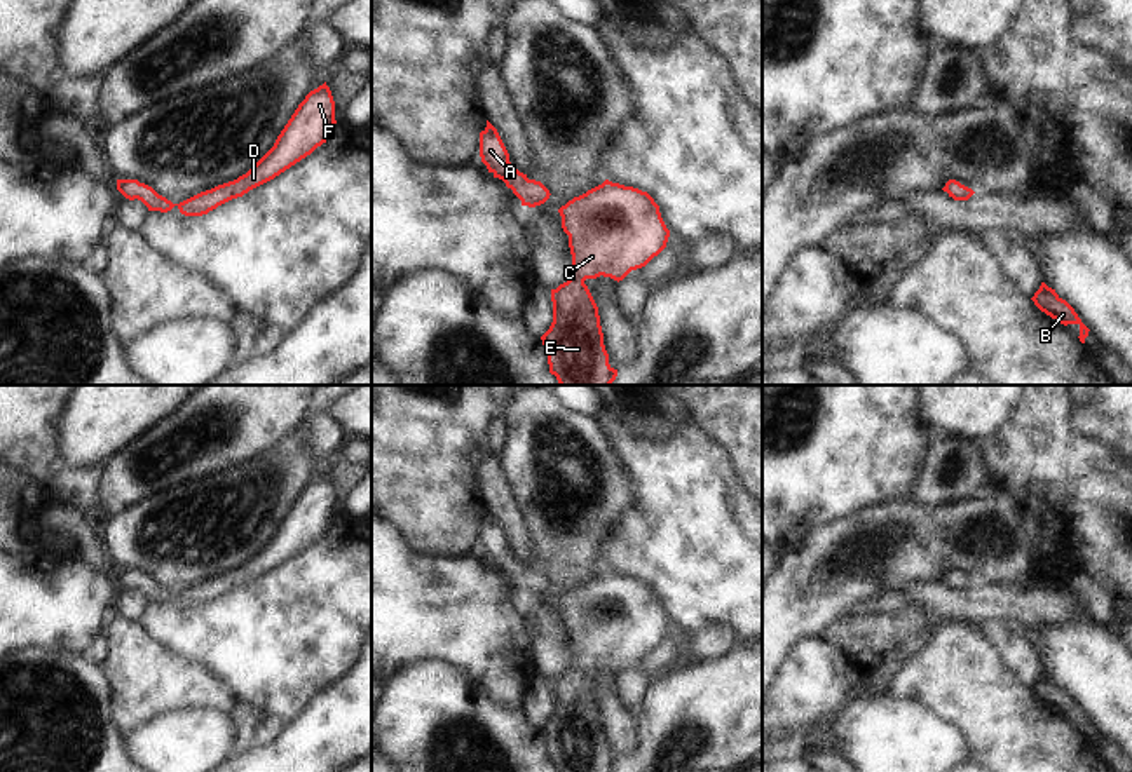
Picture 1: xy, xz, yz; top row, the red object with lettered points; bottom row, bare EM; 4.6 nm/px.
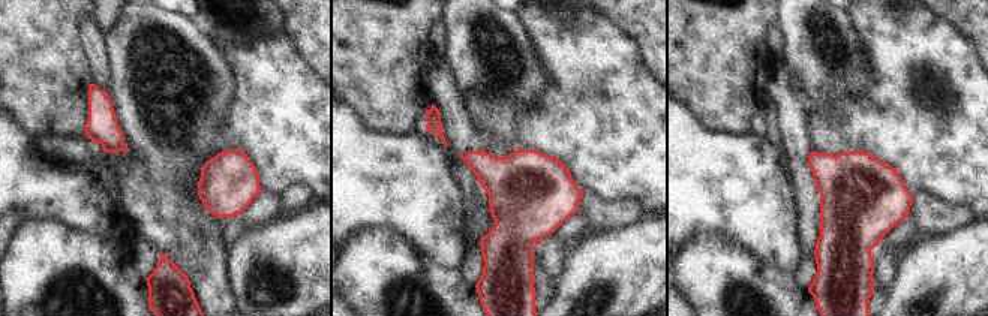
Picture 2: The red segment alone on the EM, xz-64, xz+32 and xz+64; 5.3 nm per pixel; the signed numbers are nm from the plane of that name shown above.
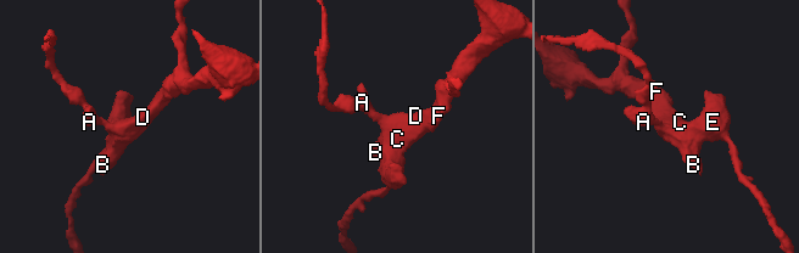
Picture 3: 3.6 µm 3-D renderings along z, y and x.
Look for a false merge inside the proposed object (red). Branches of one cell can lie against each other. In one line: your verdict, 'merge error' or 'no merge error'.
no merge error

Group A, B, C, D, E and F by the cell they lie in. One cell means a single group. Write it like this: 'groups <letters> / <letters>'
groups A B C D E F

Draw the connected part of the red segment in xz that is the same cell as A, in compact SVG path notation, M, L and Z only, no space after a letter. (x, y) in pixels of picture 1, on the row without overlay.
M487 511L487 518L480 523L480 547L494 568L506 573L508 579L522 591L522 596L535 598L549 589L549 580L535 570L528 570L509 552L509 544L497 523Z

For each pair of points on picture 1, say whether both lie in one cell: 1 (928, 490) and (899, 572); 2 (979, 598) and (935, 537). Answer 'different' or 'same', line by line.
1: different
2: different

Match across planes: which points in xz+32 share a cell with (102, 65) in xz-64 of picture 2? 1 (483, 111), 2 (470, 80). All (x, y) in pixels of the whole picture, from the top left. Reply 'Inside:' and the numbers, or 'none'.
Inside: none

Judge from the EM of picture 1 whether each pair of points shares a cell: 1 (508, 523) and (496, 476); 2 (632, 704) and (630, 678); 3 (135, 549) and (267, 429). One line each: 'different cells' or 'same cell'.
1: same cell
2: same cell
3: different cells

